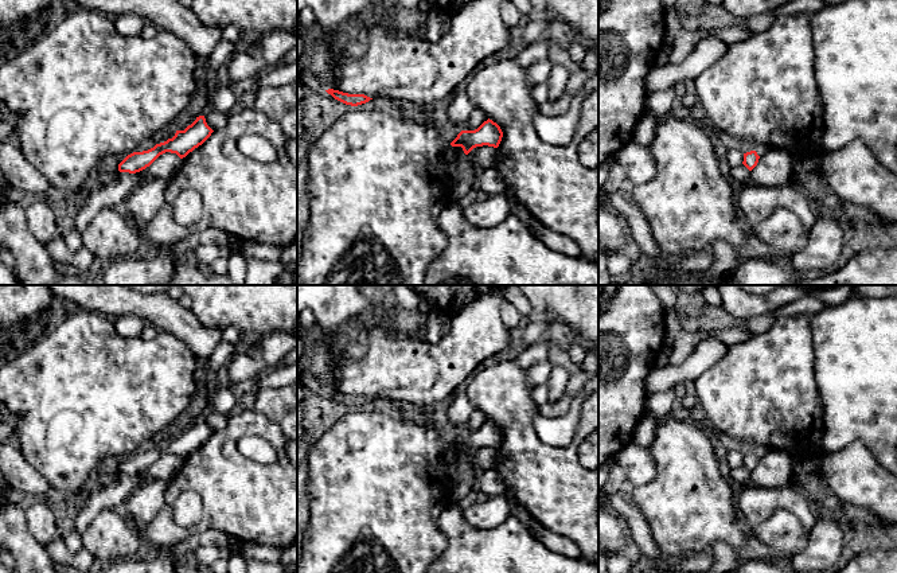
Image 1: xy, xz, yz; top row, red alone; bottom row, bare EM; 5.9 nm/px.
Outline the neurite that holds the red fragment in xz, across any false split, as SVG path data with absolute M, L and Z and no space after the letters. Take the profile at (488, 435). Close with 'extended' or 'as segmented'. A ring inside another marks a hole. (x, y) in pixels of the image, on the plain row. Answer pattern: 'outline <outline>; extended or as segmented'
outline M488 420L475 432L461 432L451 447L461 448L464 455L468 456L476 448L488 447L498 449L502 438L500 428Z; as segmented

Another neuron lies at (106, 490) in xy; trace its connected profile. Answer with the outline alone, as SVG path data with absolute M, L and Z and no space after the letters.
M165 453L149 468L136 475L120 472L97 473L87 483L83 503L71 511L75 531L82 535L102 510L113 510L125 503L143 482L155 479L169 482L179 471L180 461L176 455Z

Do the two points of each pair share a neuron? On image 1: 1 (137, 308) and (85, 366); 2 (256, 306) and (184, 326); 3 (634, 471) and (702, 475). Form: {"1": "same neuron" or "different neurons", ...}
{"1": "different neurons", "2": "different neurons", "3": "different neurons"}

